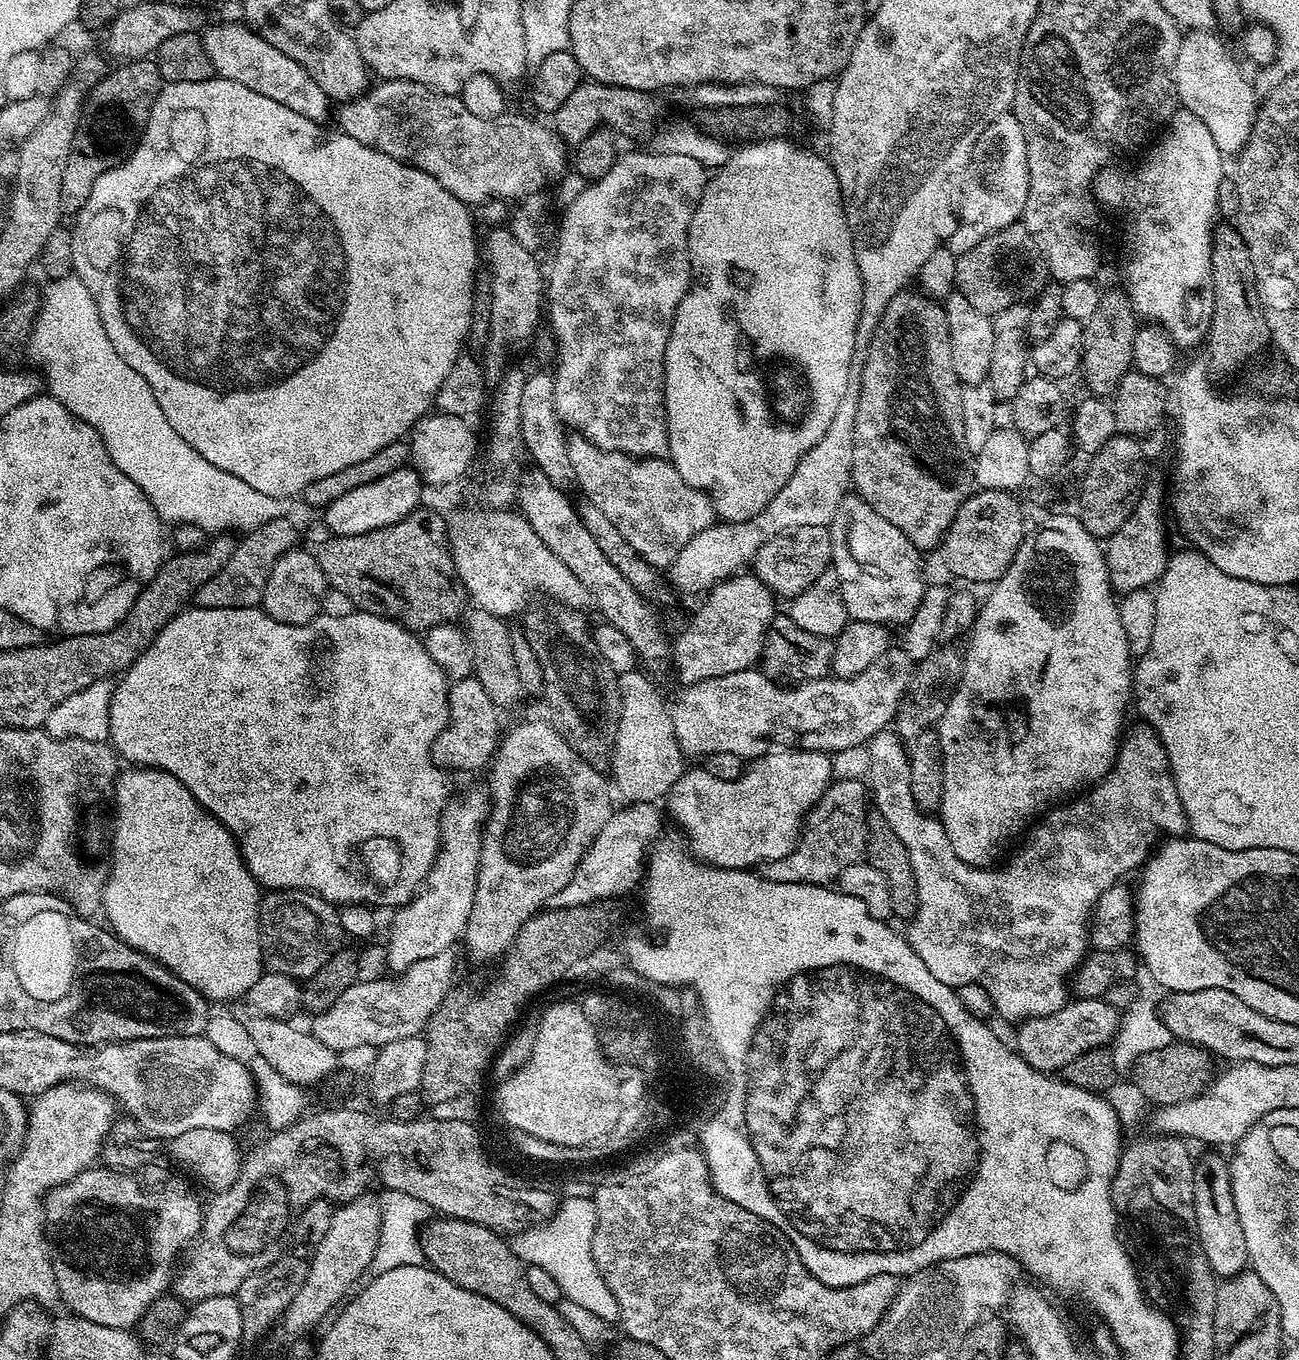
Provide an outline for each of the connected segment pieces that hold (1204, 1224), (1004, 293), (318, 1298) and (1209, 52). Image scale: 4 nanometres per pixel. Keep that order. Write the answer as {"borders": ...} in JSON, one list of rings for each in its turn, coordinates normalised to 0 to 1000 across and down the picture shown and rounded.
{"borders":[[[[933,850],[923,857],[919,866],[919,893],[921,907],[924,908],[925,922],[937,940],[952,938],[962,932],[959,919],[959,907],[956,907],[956,896],[953,896],[953,887],[950,887],[950,875],[945,860],[946,854]]],[[[788,163],[762,172],[753,181],[738,186],[736,190],[736,212],[750,224],[750,228],[761,231],[791,219],[788,218],[797,218],[808,206],[807,196],[796,178],[796,172],[790,169]]],[[[278,878],[267,885],[261,886],[256,892],[251,910],[242,913],[243,921],[237,926],[237,938],[216,968],[215,979],[219,979],[222,982],[234,984],[253,964],[255,965],[278,943],[277,938],[279,939],[283,936],[292,913],[293,887],[289,882],[286,883],[283,878]]],[[[915,22],[908,27],[907,34],[907,46],[904,46],[904,60],[905,61],[906,74],[914,82],[918,82],[925,90],[928,90],[928,96],[938,104],[938,110],[943,113],[954,113],[958,110],[958,106],[962,101],[962,96],[967,89],[968,82],[968,65],[963,58],[958,57],[953,45],[948,42],[948,38],[936,27],[933,22]]]]}

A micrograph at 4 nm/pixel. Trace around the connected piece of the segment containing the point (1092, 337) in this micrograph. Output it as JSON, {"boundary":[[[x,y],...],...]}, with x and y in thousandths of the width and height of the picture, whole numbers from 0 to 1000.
{"boundary":[[[860,210],[852,215],[848,214],[844,228],[834,239],[834,264],[833,276],[838,282],[837,287],[844,292],[852,292],[859,288],[862,279],[871,271],[873,260],[873,246],[876,240],[876,233],[871,226],[868,214]]]}

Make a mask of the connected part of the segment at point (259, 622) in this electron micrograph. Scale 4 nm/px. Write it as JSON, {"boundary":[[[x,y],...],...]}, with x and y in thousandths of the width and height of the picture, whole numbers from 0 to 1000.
{"boundary":[[[200,446],[196,447],[142,446],[141,450],[138,450],[120,467],[117,474],[99,490],[98,494],[92,498],[92,503],[91,500],[91,502],[87,505],[86,515],[83,523],[83,540],[87,551],[95,558],[96,556],[99,559],[98,560],[99,563],[109,565],[123,565],[125,568],[130,568],[134,572],[137,572],[137,575],[140,575],[140,578],[143,578],[143,581],[146,581],[146,584],[149,584],[151,589],[159,596],[165,599],[165,601],[168,601],[171,604],[171,607],[174,607],[174,610],[177,610],[177,613],[182,617],[182,621],[185,624],[185,627],[192,640],[192,643],[200,651],[201,654],[218,654],[219,653],[231,653],[234,656],[240,656],[242,659],[248,659],[250,662],[253,662],[254,664],[259,666],[276,665],[278,663],[281,663],[283,665],[289,666],[290,668],[299,668],[298,669],[304,669],[313,663],[316,663],[317,660],[323,655],[325,651],[329,648],[333,635],[336,632],[336,626],[339,624],[339,610],[336,607],[329,609],[326,606],[322,607],[321,609],[317,606],[313,607],[312,609],[301,609],[299,606],[293,606],[289,609],[286,606],[291,605],[292,603],[299,603],[302,599],[308,600],[310,599],[311,594],[336,594],[335,596],[341,596],[345,592],[346,588],[349,585],[348,576],[345,574],[346,568],[333,562],[333,547],[337,543],[337,540],[340,540],[340,537],[345,532],[345,507],[346,501],[343,497],[342,493],[337,490],[337,487],[334,487],[334,484],[331,484],[331,481],[328,481],[328,475],[326,470],[317,463],[312,462],[306,456],[298,456],[296,453],[289,453],[284,450],[276,449],[270,449],[266,451],[266,453],[246,451],[243,455],[235,459],[222,459],[219,457],[212,457]]]}

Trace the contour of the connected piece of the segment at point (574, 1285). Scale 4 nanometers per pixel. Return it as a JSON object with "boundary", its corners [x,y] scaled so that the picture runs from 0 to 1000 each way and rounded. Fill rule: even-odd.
{"boundary":[[[451,881],[432,882],[423,896],[413,902],[398,906],[393,914],[398,925],[404,930],[417,932],[430,943],[432,954],[439,955],[457,964],[468,975],[473,974],[477,970],[476,957],[473,957],[473,951],[470,951],[470,946],[460,937],[460,931],[457,928],[456,914],[457,913],[457,901],[459,901],[459,888],[457,884]]]}

